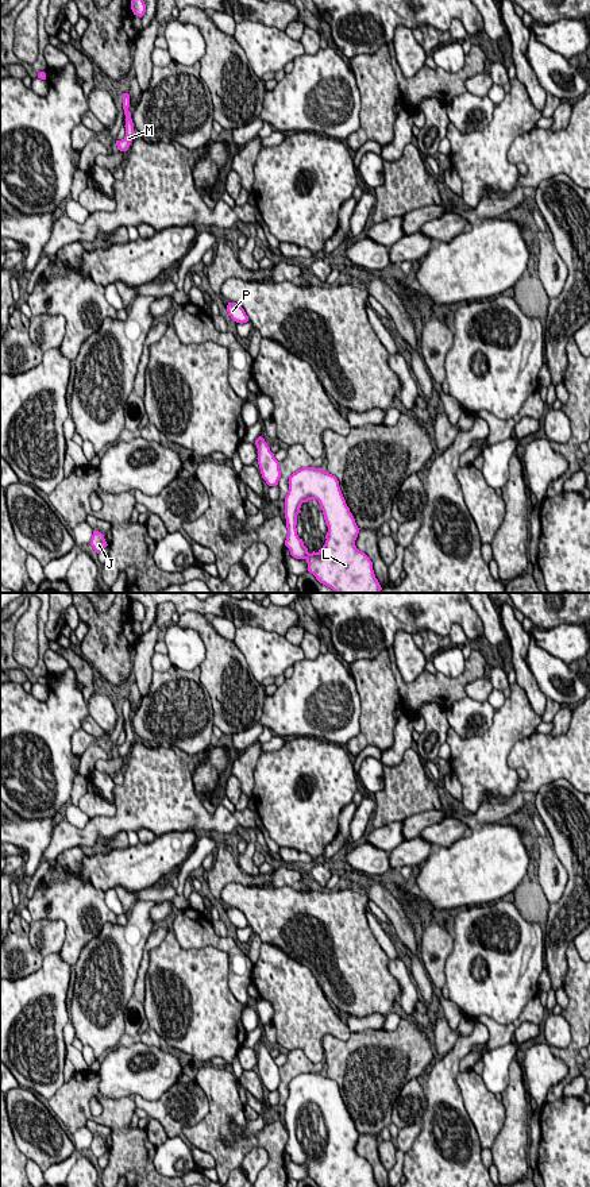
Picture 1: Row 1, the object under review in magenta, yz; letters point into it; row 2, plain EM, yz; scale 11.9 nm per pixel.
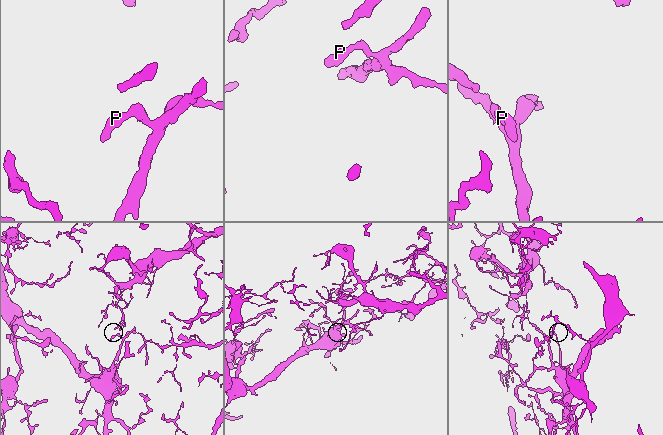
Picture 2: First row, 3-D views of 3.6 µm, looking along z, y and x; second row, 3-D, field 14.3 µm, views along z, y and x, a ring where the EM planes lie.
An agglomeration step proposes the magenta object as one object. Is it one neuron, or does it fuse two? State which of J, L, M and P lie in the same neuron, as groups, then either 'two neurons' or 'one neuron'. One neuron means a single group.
J L M P | one neuron

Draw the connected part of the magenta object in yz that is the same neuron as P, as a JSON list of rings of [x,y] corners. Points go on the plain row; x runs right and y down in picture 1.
[[[228,907],[227,917],[236,928],[243,929],[248,926],[248,921],[246,920],[244,914],[236,907]]]

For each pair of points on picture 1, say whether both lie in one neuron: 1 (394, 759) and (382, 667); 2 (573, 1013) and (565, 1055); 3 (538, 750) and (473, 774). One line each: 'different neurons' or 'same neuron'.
1: different neurons
2: same neuron
3: different neurons

